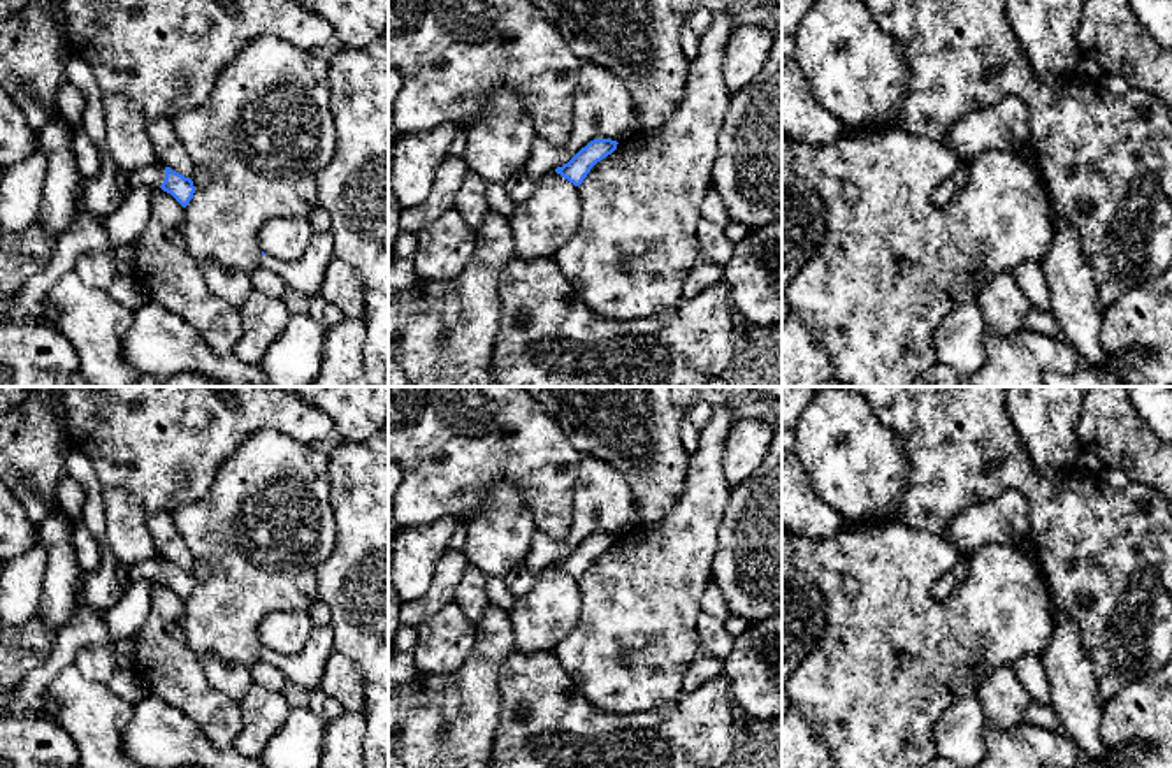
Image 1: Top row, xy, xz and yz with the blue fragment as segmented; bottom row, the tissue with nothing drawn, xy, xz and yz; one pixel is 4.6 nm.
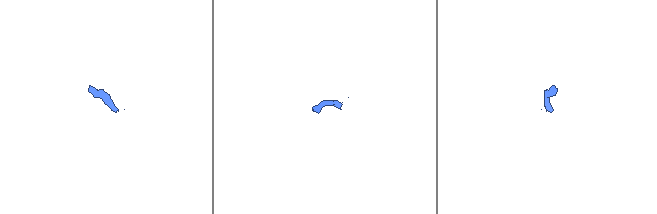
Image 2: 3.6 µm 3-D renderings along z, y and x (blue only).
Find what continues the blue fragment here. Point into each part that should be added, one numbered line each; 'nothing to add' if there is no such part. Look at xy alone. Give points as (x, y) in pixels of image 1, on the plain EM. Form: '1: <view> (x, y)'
1: xy (153, 568)

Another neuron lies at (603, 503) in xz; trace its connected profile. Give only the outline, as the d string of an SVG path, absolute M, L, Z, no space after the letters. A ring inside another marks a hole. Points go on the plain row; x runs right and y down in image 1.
M582 455L575 485L575 513L569 534L552 540L536 533L524 564L532 573L568 557L594 533L626 534L638 525L638 511L626 476L611 464Z

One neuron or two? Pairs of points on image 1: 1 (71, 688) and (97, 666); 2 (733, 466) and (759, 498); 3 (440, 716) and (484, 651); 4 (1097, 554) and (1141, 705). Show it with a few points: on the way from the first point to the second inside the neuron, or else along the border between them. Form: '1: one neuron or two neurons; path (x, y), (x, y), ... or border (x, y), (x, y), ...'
1: two neurons; border (72, 663), (85, 677), (106, 684)
2: two neurons; border (763, 457), (731, 489)
3: one neuron; path (455, 700), (477, 679), (482, 666)
4: two neurons; border (1153, 672), (1123, 686), (1106, 703)

